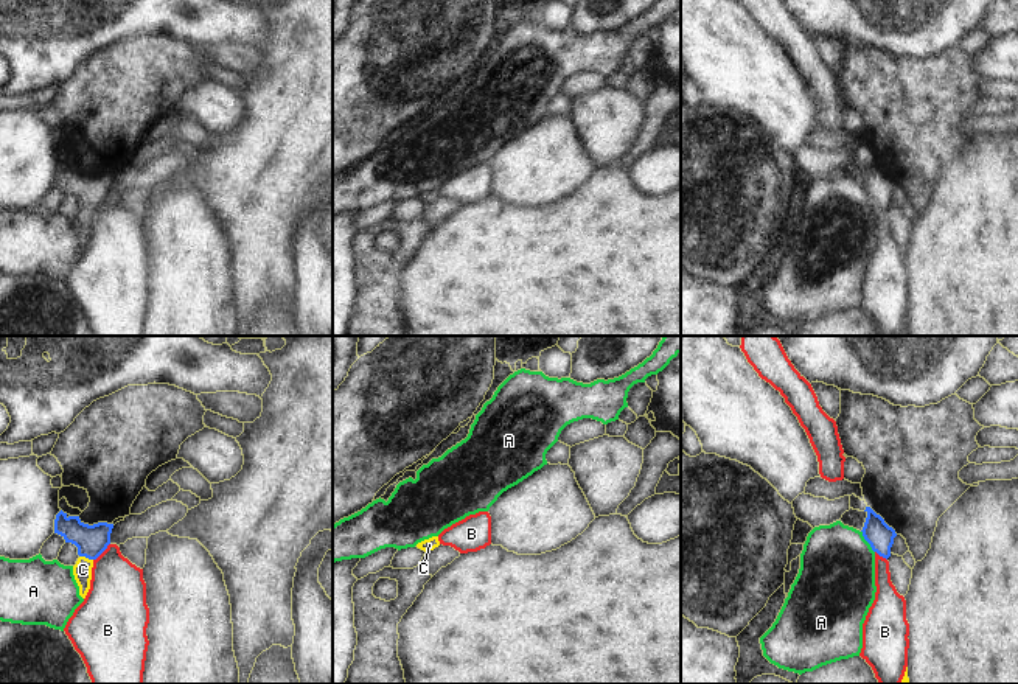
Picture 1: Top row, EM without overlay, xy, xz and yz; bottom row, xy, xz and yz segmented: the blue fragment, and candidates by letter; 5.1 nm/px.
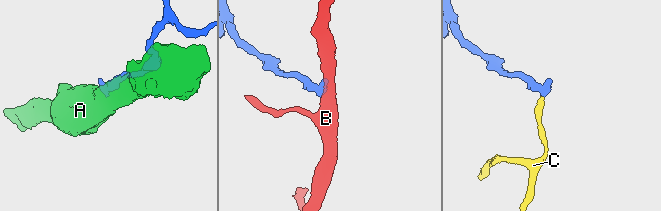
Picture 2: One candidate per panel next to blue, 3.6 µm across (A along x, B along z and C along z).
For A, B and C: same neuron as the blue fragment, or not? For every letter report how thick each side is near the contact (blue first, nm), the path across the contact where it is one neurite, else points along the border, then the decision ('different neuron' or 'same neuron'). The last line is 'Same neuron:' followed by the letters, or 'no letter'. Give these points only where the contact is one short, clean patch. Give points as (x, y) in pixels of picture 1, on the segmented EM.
A: calibres 140 and 400 nm; border yz (861, 530), (874, 552); different neuron
B: calibres 160 and 300 nm; border xy (109, 543), (94, 560); different neuron
C: calibres 160 and 100 nm; way xy (90, 540), (86, 557), (83, 569); same neuron
Same neuron: C

